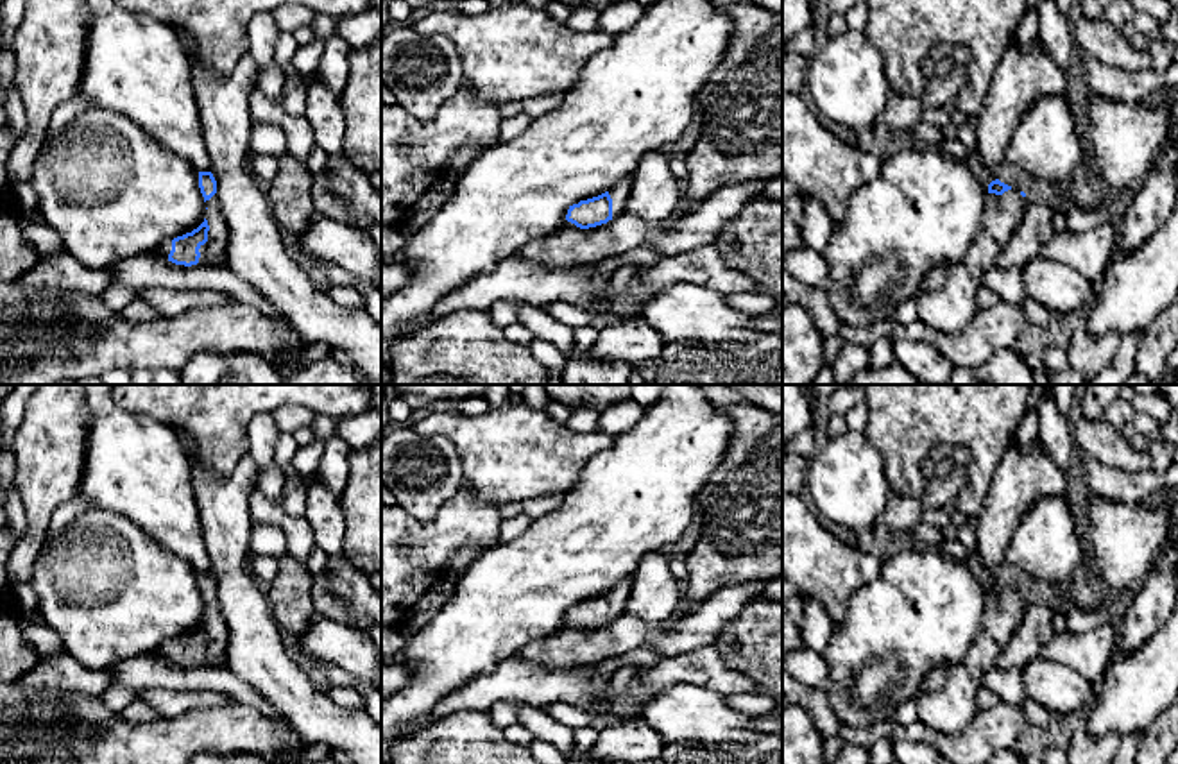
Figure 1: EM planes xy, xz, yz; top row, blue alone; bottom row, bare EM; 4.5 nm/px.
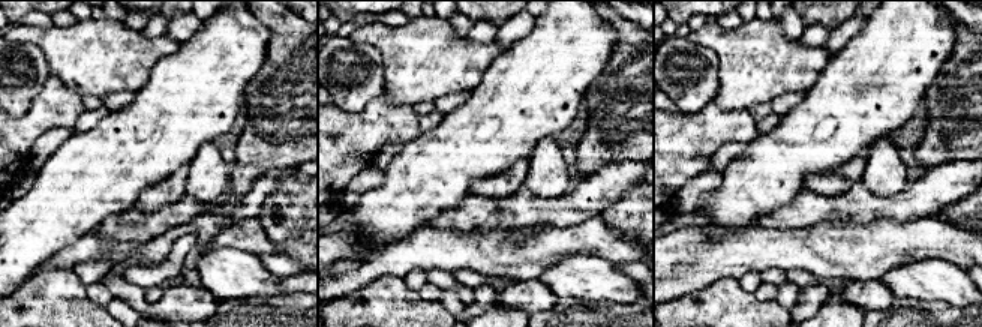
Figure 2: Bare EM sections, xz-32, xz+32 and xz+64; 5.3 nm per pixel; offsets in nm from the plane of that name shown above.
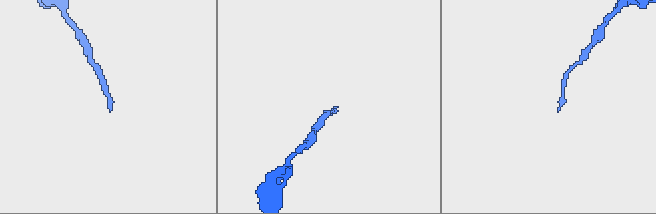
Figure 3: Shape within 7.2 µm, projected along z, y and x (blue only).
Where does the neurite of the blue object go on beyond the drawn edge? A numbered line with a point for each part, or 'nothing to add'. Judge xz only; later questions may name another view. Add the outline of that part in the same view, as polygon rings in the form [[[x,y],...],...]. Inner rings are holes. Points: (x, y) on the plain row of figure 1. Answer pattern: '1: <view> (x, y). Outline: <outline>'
1: xz (620, 593). Outline: [[[623,578],[609,590],[609,596],[612,599],[612,619],[619,617],[625,612],[630,587],[632,587],[632,580]]]

